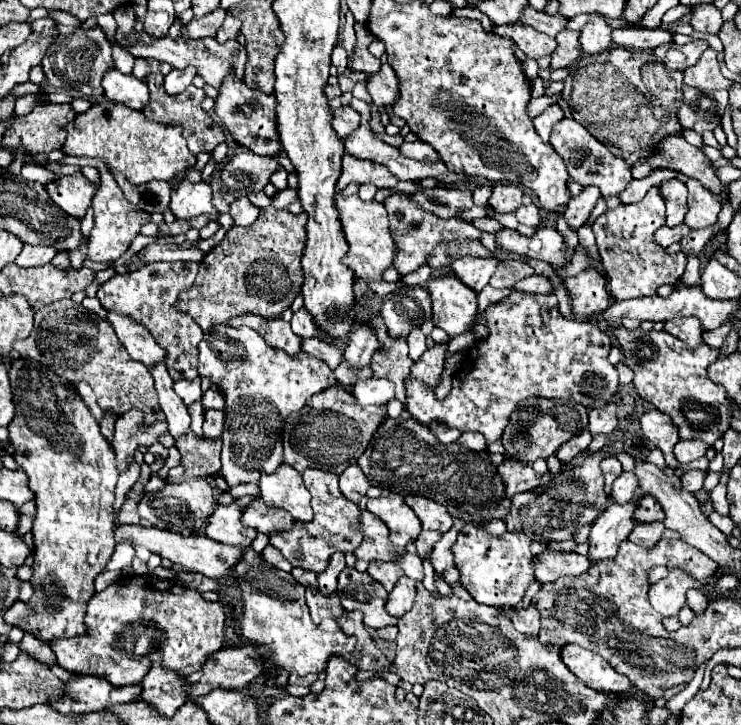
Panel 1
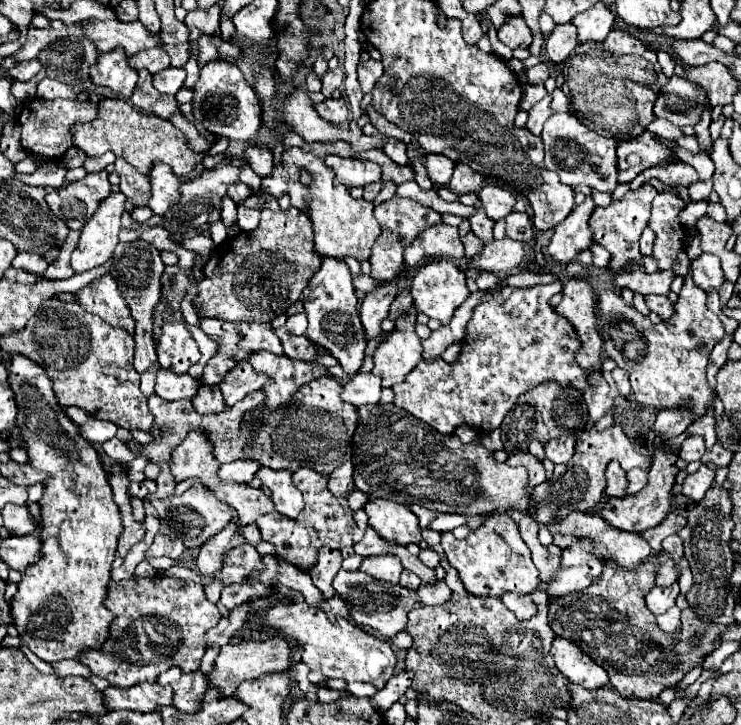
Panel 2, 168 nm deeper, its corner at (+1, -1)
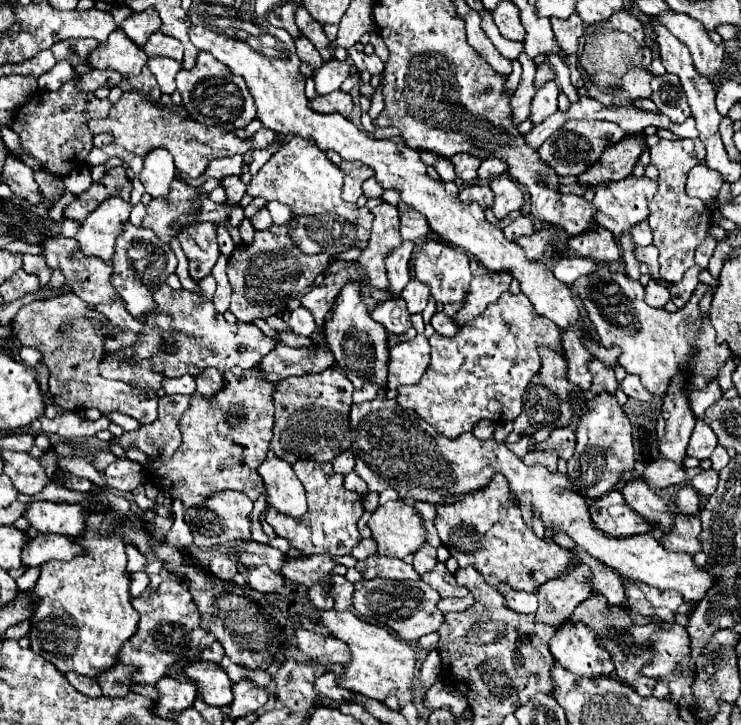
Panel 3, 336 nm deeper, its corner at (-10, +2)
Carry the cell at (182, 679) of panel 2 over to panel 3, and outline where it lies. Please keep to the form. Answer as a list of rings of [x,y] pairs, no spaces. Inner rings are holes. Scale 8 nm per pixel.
[[[194,662],[184,668],[184,674],[196,680],[198,692],[210,706],[226,706],[232,702],[232,680],[216,662]]]

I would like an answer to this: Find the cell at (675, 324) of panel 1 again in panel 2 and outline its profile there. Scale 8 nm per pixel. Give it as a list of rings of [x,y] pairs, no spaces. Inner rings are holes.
[[[647,295],[645,297],[645,303],[647,303],[647,307],[653,311],[653,313],[657,313],[663,321],[667,321],[671,315],[673,315],[673,303],[667,299],[667,297],[663,297],[663,295]]]

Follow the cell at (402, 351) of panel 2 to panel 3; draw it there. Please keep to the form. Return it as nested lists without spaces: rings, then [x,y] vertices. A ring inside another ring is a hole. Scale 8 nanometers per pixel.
[[[424,334],[390,348],[388,388],[416,384],[430,366],[430,344]]]

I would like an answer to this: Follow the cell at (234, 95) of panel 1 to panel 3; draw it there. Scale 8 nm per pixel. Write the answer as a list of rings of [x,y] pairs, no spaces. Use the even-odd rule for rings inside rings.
[[[198,52],[196,66],[192,70],[182,68],[176,74],[176,90],[182,94],[182,106],[190,118],[200,124],[234,132],[238,128],[246,128],[256,118],[256,106],[244,80],[232,76],[230,68],[220,64],[214,56],[208,56],[208,52]]]

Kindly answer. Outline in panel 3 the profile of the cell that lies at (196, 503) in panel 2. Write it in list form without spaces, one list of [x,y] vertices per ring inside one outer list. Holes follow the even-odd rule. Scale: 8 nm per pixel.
[[[218,492],[212,500],[200,504],[200,508],[186,510],[186,524],[192,530],[194,544],[198,548],[216,548],[230,540],[250,540],[250,514],[252,514],[252,500],[242,492]]]

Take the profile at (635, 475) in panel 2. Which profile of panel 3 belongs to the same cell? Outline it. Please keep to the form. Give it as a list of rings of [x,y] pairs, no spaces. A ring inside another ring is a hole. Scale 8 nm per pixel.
[[[660,458],[660,460],[654,460],[652,464],[648,464],[644,468],[644,480],[654,490],[690,482],[690,478],[686,476],[686,470],[680,464],[666,460],[666,458]]]

